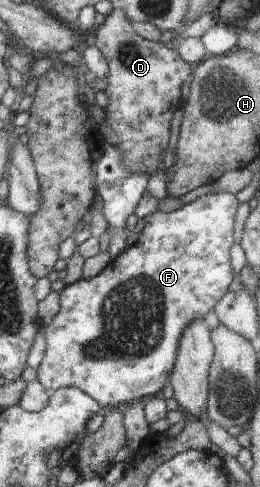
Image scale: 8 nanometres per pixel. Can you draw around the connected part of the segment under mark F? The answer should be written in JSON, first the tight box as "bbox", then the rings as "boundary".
{"bbox":[36,192,239,412],"boundary":[[[221,192],[203,195],[194,202],[184,205],[181,209],[169,213],[162,212],[157,208],[143,218],[145,226],[138,241],[126,247],[110,260],[108,266],[98,276],[91,279],[80,279],[59,291],[60,310],[45,328],[46,348],[43,352],[43,359],[36,369],[38,382],[42,383],[42,386],[50,393],[64,387],[80,389],[101,406],[102,412],[110,408],[117,408],[122,402],[144,401],[160,395],[166,380],[169,379],[173,371],[179,349],[179,340],[185,332],[185,328],[195,321],[204,320],[204,316],[213,310],[234,280],[236,274],[234,274],[231,265],[230,249],[235,243],[232,234],[238,204],[239,202],[233,194]]]}

